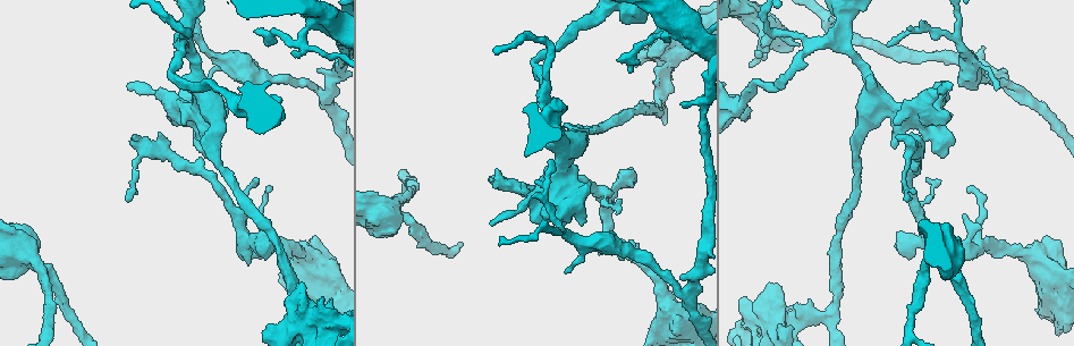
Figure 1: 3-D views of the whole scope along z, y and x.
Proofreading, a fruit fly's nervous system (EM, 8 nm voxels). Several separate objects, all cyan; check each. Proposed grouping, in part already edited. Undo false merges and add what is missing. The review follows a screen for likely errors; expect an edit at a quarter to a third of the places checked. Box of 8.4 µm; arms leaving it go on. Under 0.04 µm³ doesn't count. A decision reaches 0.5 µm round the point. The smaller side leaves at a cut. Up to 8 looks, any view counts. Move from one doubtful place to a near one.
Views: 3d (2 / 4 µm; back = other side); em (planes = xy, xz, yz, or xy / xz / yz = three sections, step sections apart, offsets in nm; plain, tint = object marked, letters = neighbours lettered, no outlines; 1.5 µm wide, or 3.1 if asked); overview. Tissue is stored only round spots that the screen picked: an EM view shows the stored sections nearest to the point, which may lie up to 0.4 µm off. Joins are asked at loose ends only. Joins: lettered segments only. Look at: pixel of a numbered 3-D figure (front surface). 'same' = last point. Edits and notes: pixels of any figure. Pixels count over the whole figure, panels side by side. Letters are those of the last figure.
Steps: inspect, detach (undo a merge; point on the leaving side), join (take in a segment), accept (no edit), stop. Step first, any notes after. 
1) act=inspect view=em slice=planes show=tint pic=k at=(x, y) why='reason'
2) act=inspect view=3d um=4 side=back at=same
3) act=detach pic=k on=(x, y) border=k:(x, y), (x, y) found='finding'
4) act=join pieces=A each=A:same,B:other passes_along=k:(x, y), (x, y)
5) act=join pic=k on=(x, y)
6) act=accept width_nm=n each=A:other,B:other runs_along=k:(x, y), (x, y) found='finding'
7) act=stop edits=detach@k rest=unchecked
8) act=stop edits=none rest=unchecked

act=inspect view=3d um=2 pic=1 at=(831, 312)

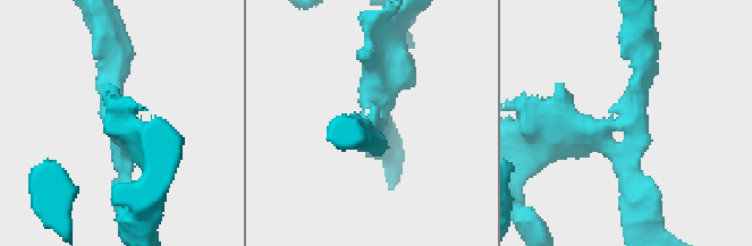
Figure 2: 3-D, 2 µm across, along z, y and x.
act=inspect view=em slice=yz step=8 show=letters pic=2 at=(622, 121)

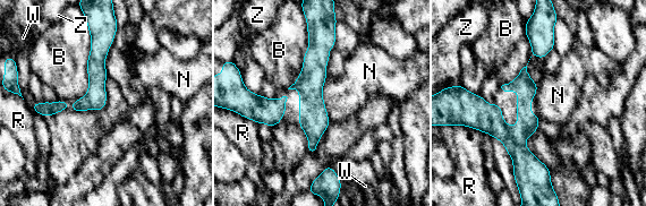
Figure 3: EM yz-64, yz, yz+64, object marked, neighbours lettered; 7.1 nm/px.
act=inspect view=em slice=planes show=letters at=same

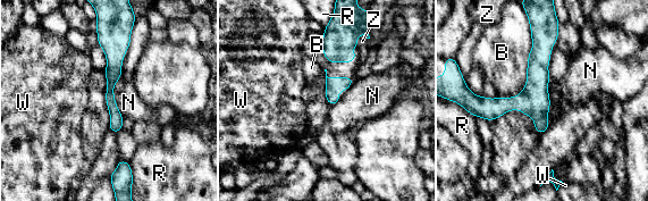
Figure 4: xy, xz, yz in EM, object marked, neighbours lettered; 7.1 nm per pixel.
act=accept each=B:other,N:other,R:other,W:other,Z:other border=4:(529, 22), (532, 48), (520, 91) found='continuous, no second neuron'

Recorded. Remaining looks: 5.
act=inspect view=3d um=2 pic=1 at=(630, 182) why='branch stops here'

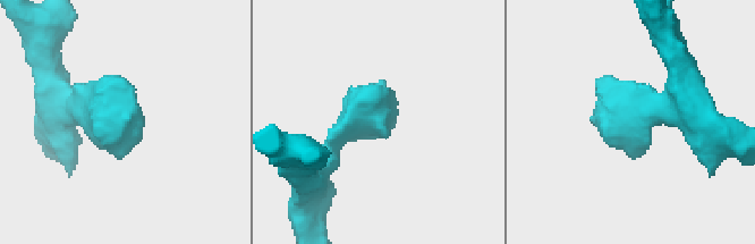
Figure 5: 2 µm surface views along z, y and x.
act=inspect view=em slice=xy step=4 show=letters pic=5 at=(385, 125)

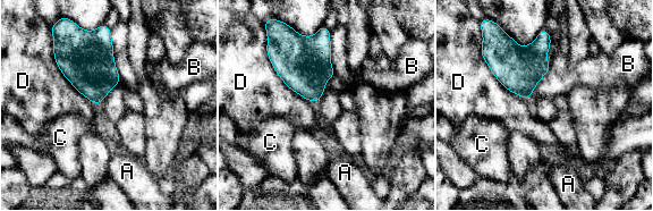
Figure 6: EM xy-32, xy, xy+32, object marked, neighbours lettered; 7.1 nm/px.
act=accept each=A:other,B:other,C:other,D:other border=6:(550, 69), (533, 91) found='none of them fits'

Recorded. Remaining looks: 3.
act=inspect view=3d um=2 pic=1 at=(952, 84) why='thin end'

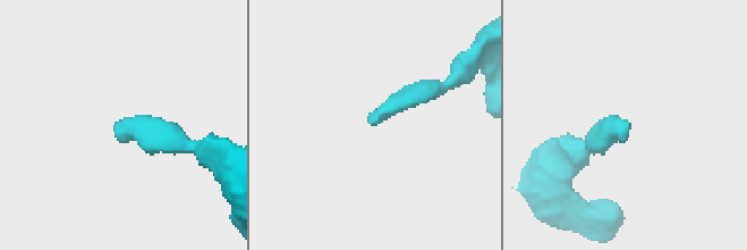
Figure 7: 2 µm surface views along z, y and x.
act=inspect view=em slice=xz step=8 show=tint pic=7 at=(370, 119)

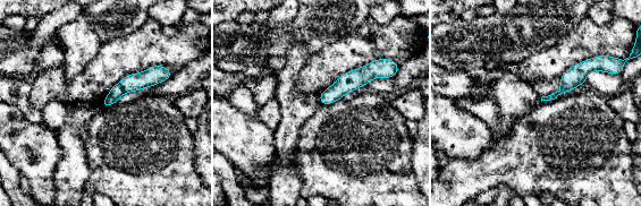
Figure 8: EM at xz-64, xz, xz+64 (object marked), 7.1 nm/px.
act=inspect view=em slice=planes show=letters at=same

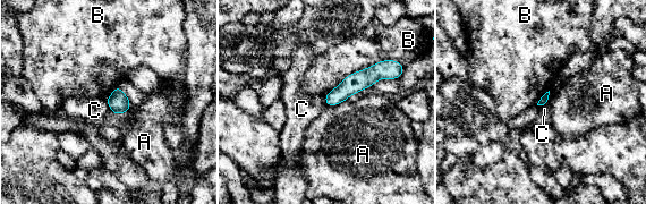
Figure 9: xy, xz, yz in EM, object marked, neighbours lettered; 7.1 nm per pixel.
act=accept each=A:other,B:other,C:other runs_along=9:(384, 66), (353, 83), (329, 102) found='none of them fits'

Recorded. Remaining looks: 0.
act=stop edits=none rest=unchecked

